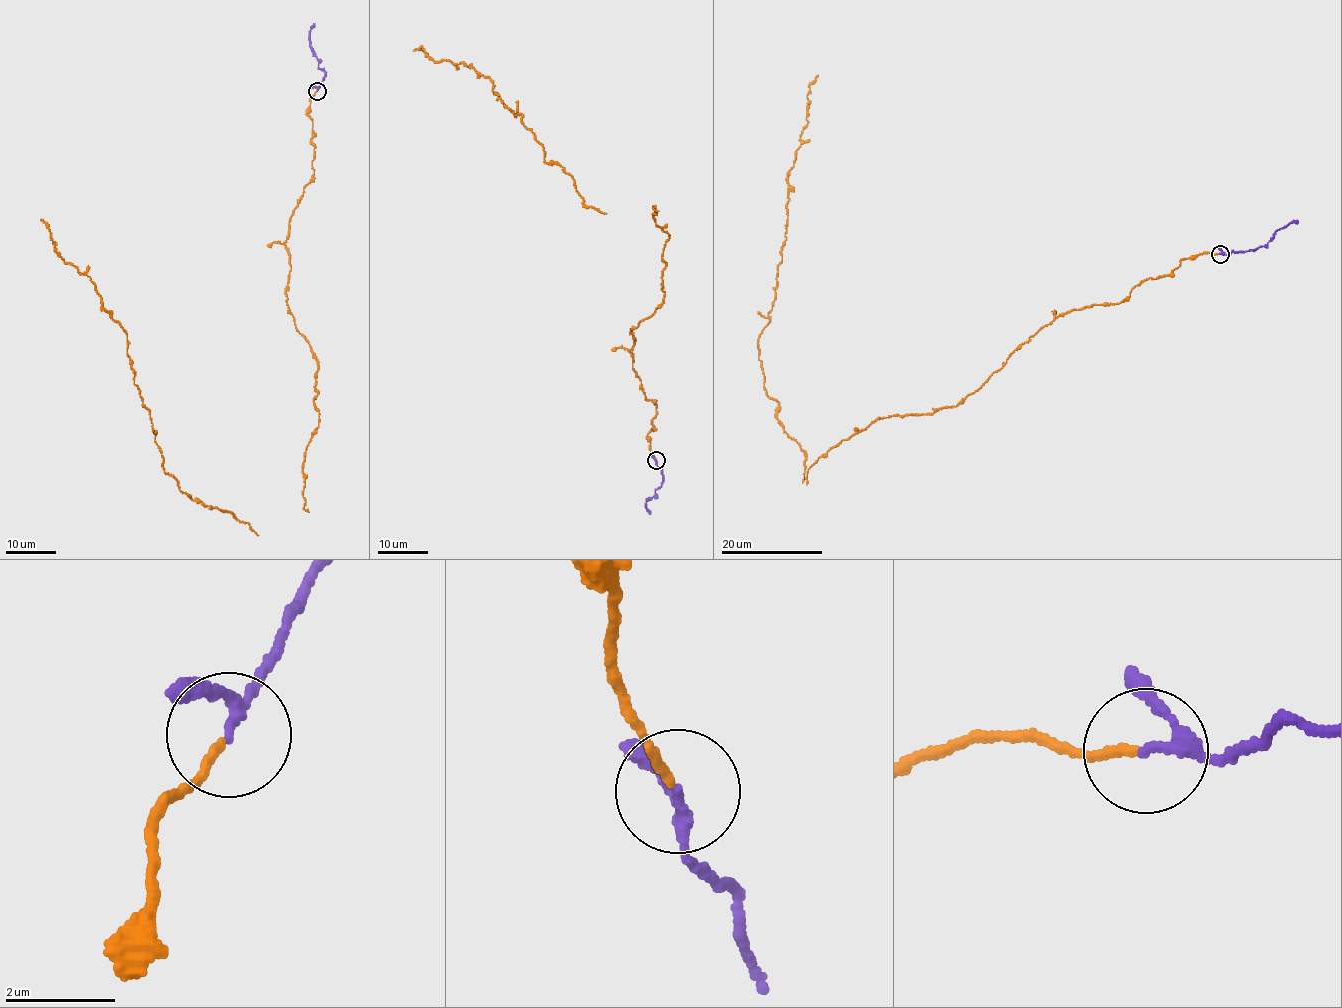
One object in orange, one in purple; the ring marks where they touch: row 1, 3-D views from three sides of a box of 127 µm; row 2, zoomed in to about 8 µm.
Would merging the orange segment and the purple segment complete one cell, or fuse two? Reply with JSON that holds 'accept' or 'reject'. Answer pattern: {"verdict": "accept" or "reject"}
{"verdict": "accept"}

